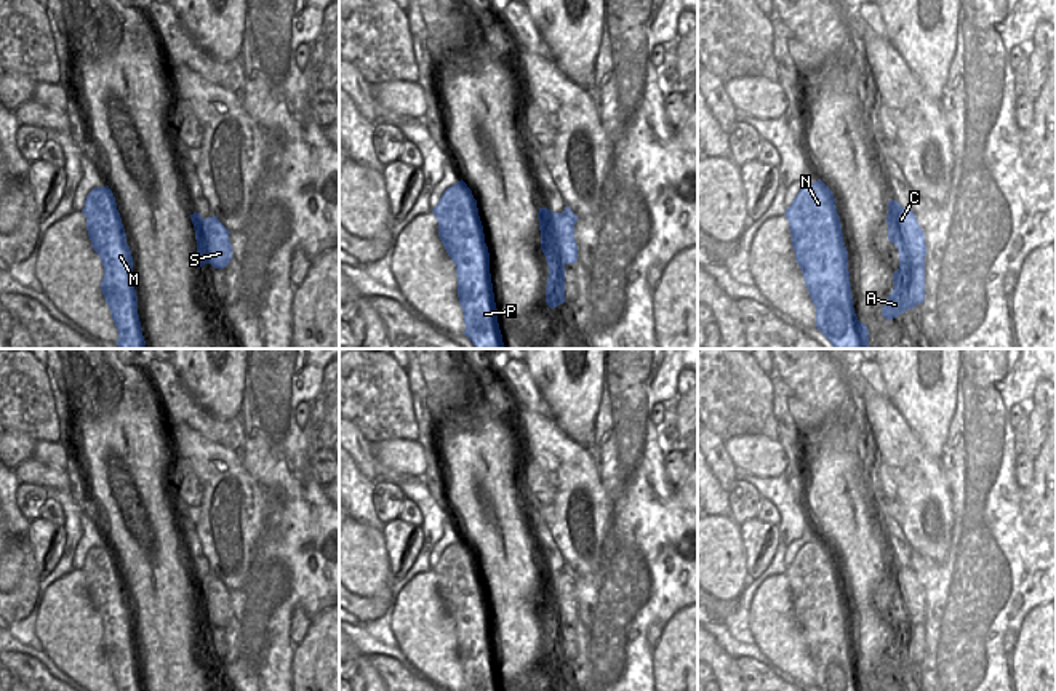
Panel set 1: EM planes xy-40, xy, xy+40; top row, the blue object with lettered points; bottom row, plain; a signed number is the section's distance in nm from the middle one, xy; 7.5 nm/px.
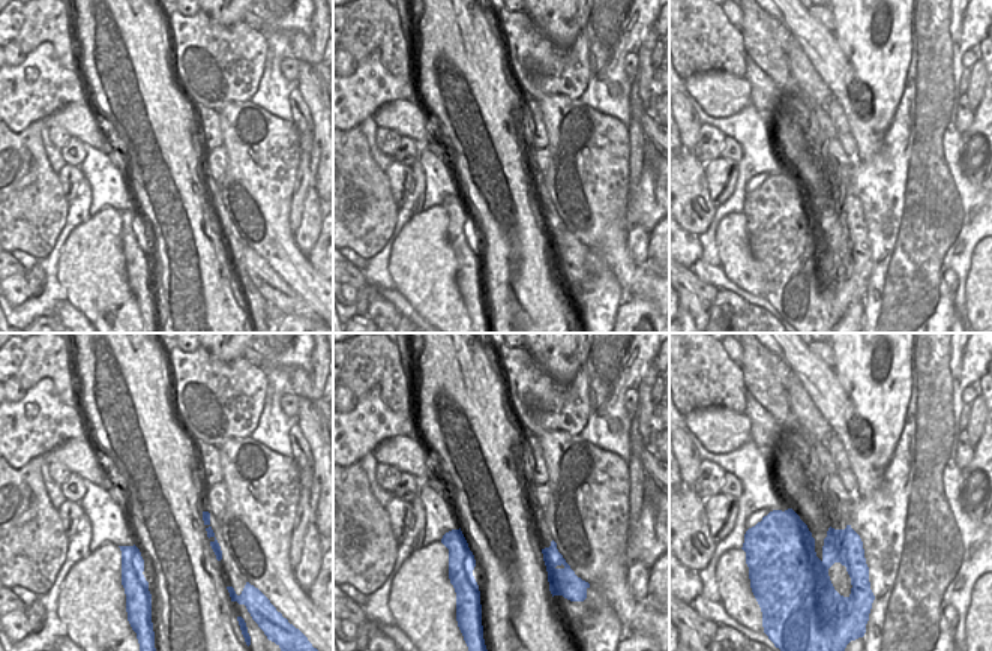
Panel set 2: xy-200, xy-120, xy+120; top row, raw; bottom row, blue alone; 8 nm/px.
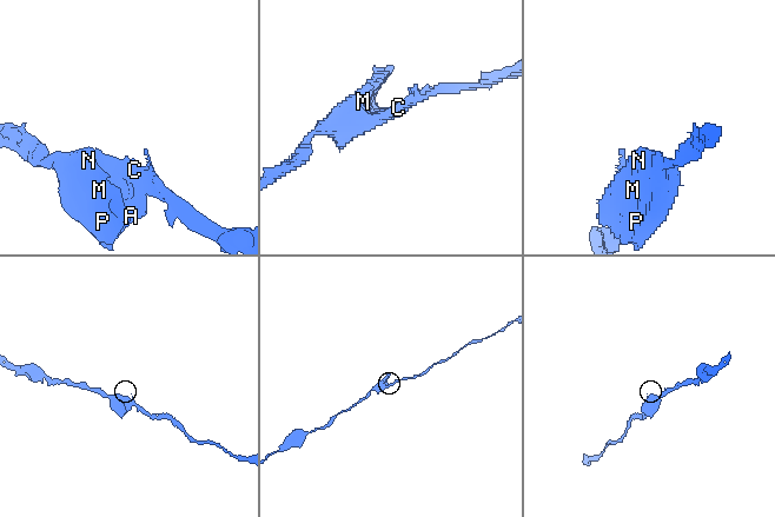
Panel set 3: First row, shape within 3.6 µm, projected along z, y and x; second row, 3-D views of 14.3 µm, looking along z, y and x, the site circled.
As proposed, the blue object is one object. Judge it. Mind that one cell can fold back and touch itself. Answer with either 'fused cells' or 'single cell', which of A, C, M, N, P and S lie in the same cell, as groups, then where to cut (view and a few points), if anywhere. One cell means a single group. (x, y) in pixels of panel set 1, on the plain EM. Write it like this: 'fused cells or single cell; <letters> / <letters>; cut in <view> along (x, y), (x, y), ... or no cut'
single cell; A C M N P S; no cut

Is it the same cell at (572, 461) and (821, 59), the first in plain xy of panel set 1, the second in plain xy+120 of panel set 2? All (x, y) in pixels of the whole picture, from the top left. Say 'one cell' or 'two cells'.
one cell

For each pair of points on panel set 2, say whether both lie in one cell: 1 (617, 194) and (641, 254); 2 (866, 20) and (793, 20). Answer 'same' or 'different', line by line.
1: different
2: different

